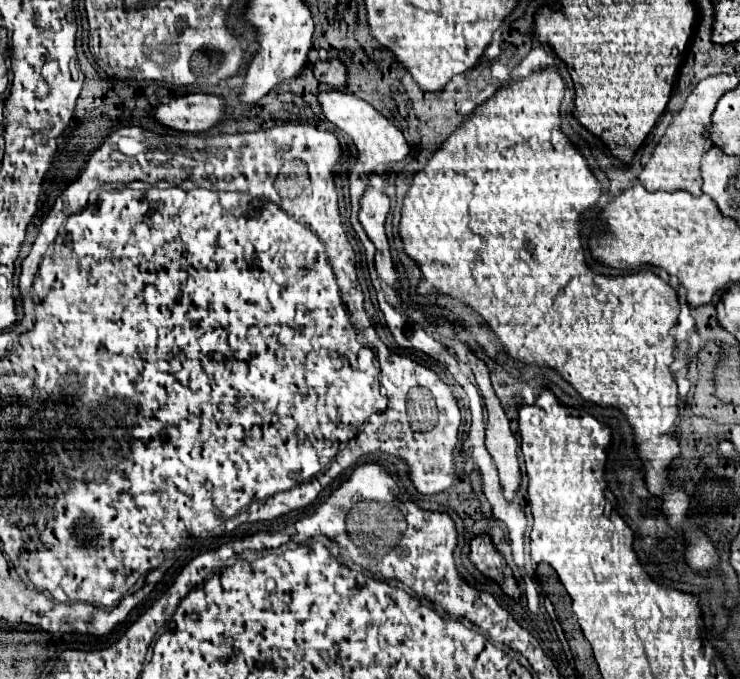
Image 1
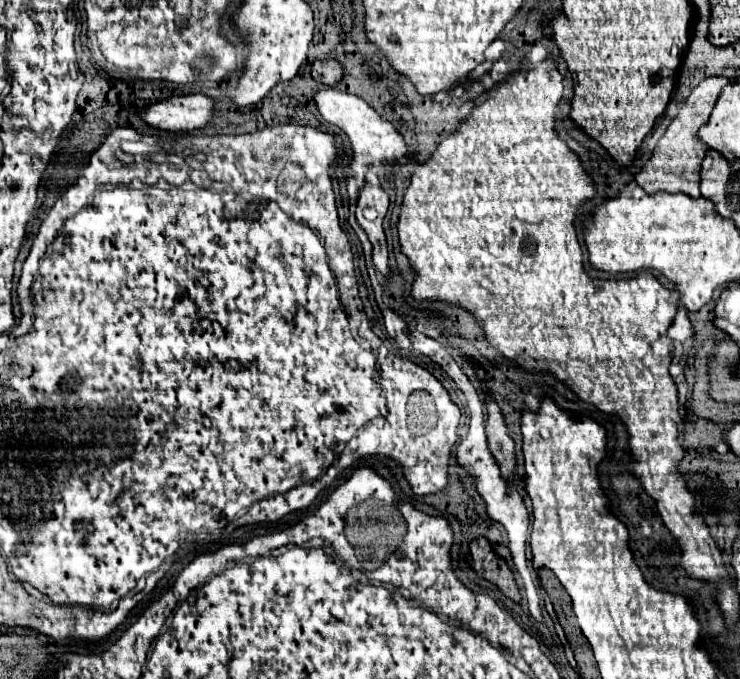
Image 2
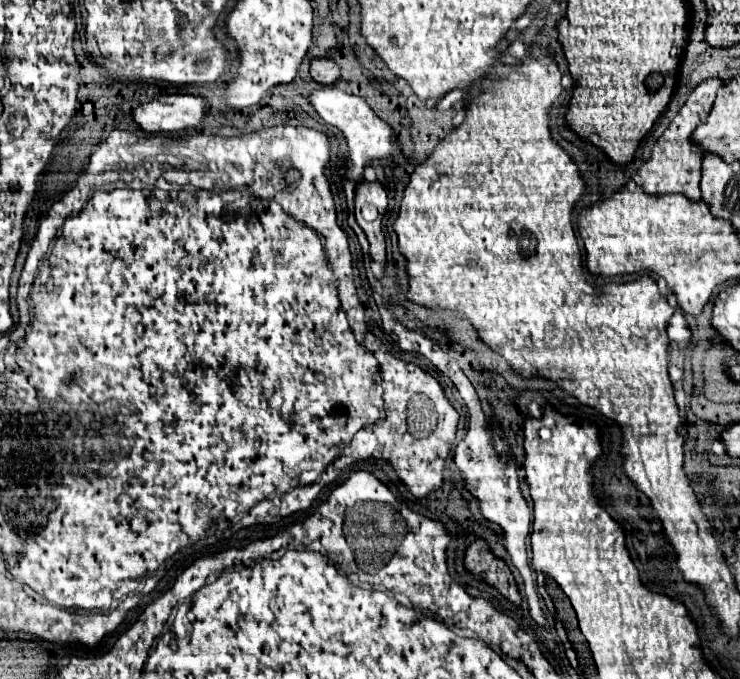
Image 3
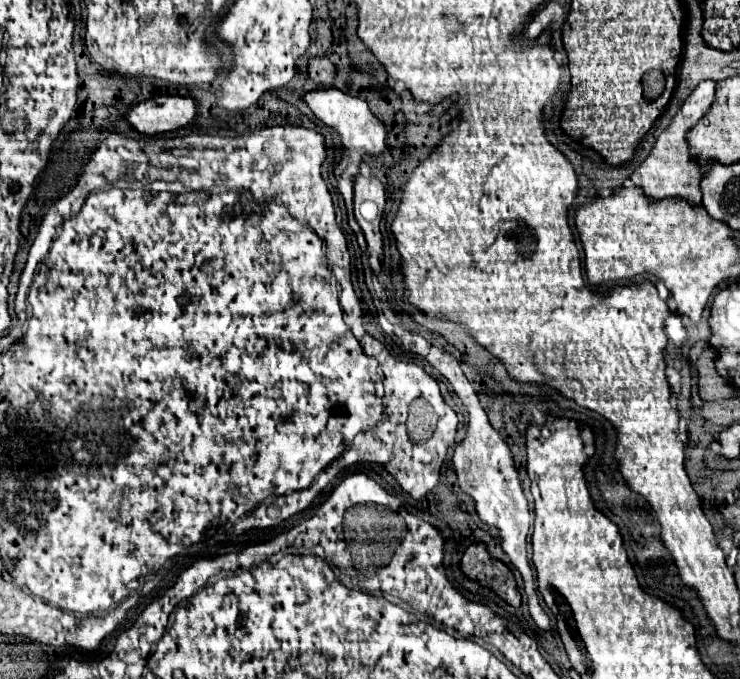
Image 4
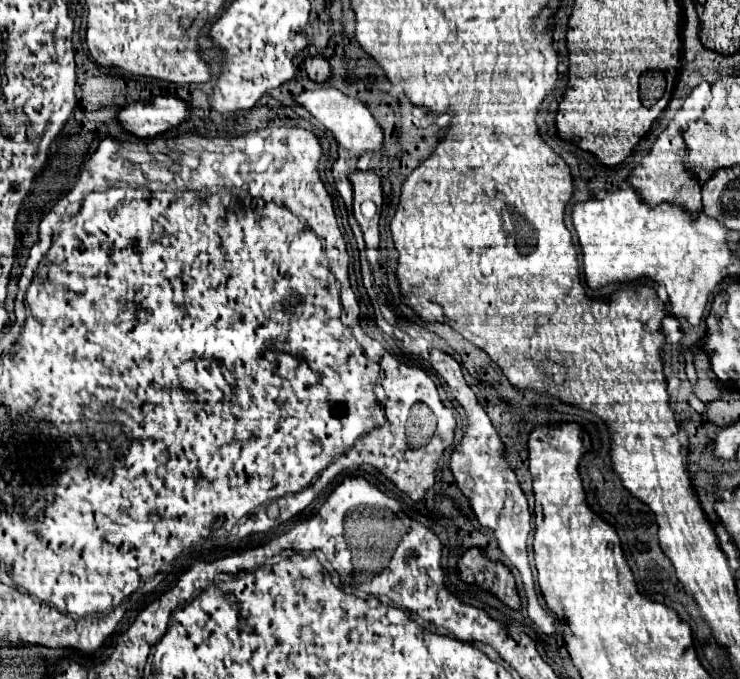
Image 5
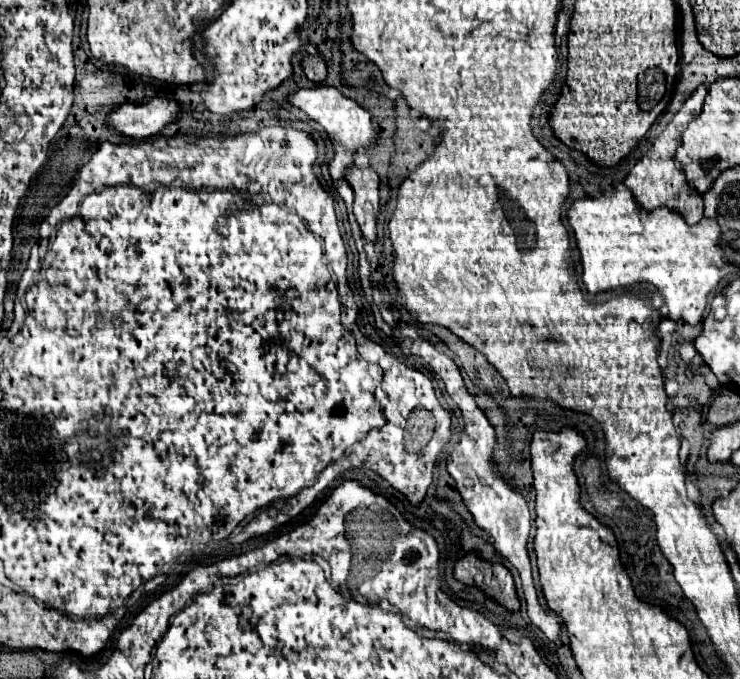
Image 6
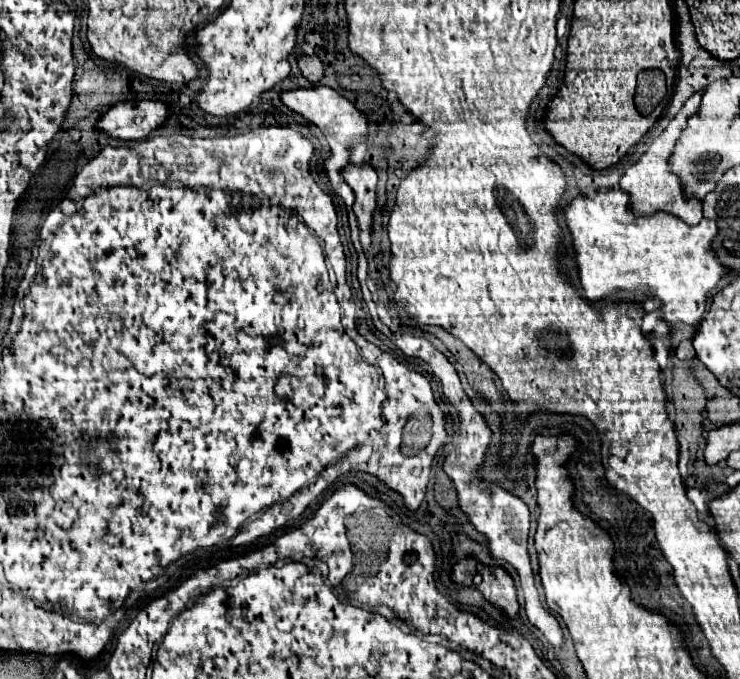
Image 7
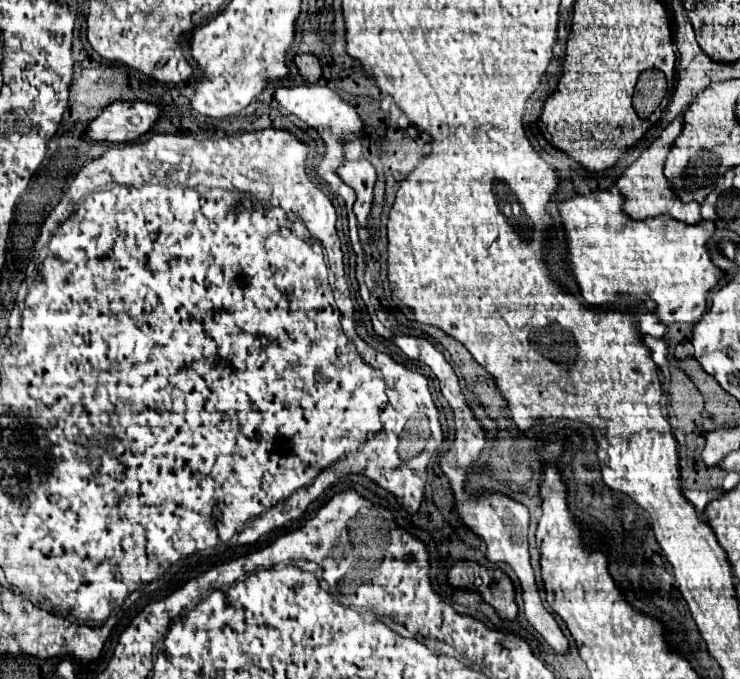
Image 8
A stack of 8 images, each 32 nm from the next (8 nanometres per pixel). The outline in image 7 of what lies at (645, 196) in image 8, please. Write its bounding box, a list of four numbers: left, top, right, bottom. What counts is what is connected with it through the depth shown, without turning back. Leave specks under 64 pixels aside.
[620,94,702,224]

